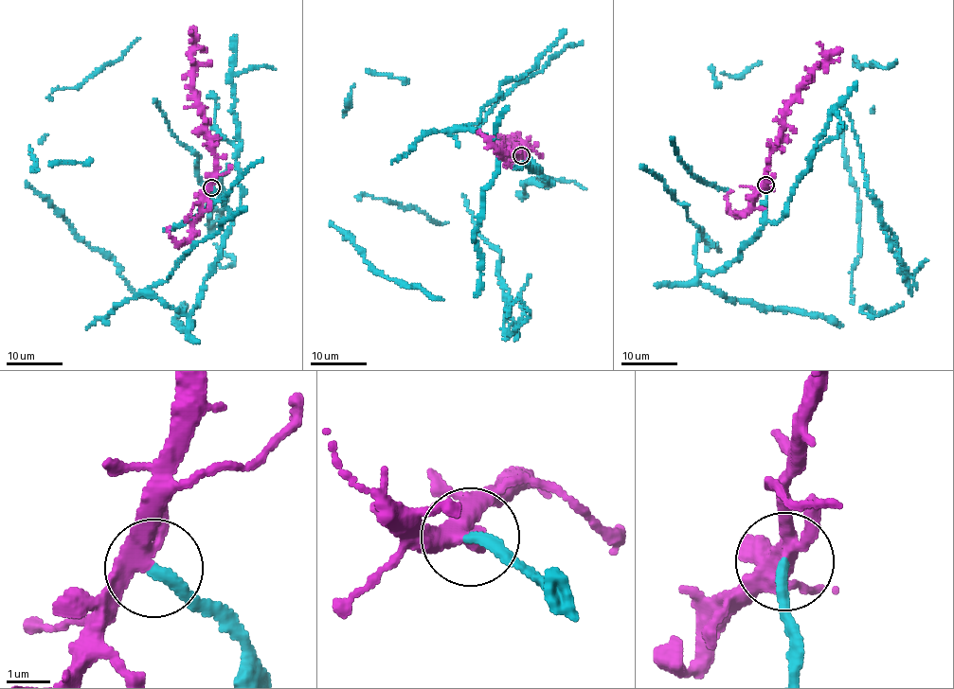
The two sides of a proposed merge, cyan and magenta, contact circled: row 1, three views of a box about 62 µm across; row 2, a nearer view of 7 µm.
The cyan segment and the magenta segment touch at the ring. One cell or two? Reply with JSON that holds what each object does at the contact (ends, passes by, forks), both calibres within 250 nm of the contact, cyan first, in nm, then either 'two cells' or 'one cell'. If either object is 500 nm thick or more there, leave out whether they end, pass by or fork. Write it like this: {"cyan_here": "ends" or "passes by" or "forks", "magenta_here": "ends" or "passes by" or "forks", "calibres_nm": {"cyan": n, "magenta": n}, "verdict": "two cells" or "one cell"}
{"cyan_here": "ends", "magenta_here": "forks", "calibres_nm": {"cyan": 280, "magenta": 320}, "verdict": "two cells"}

